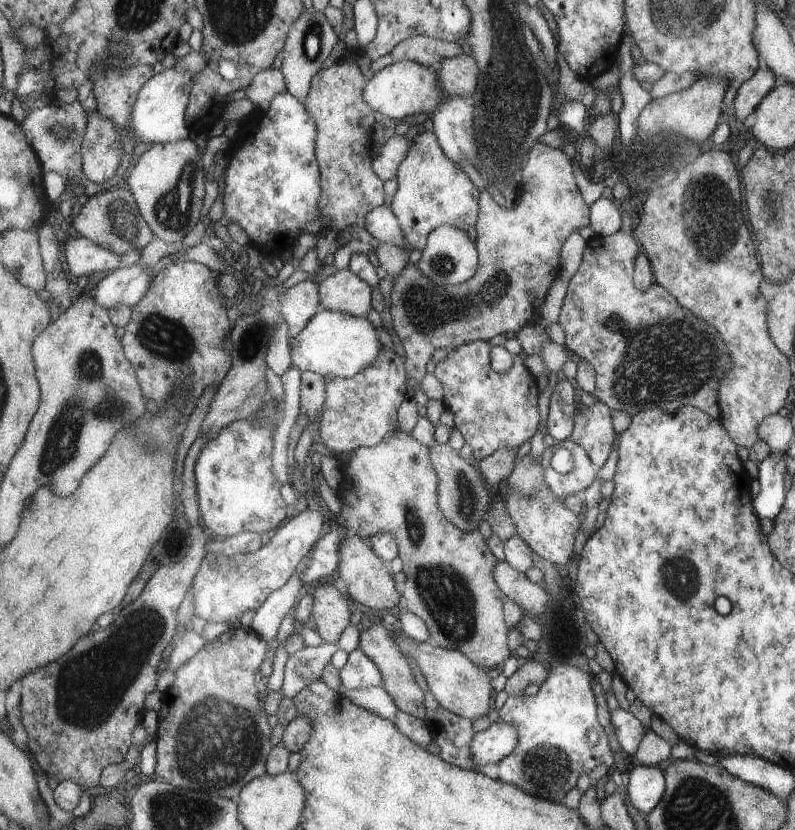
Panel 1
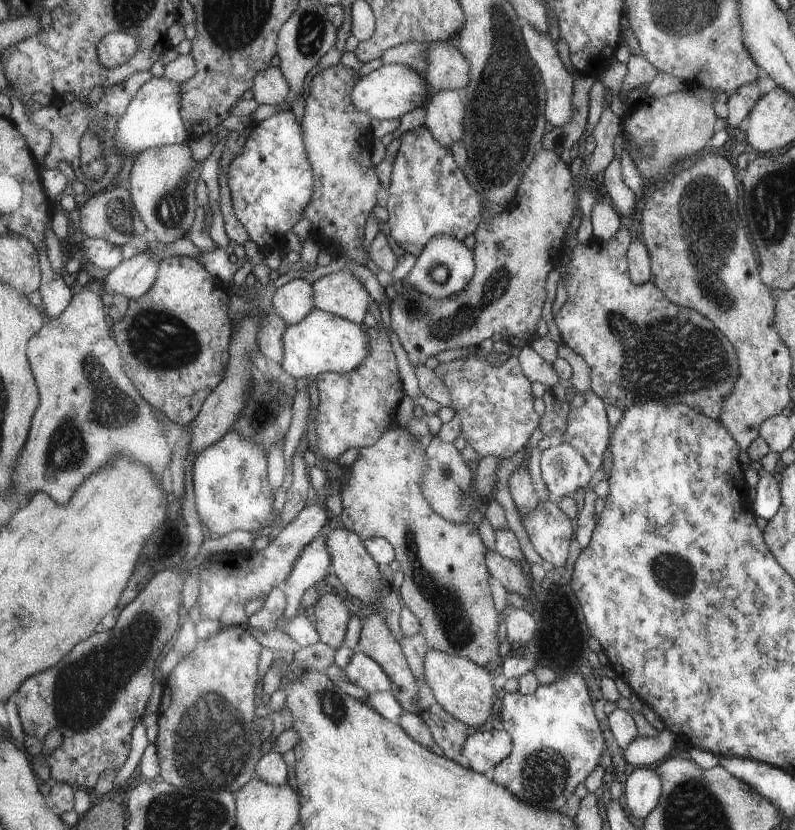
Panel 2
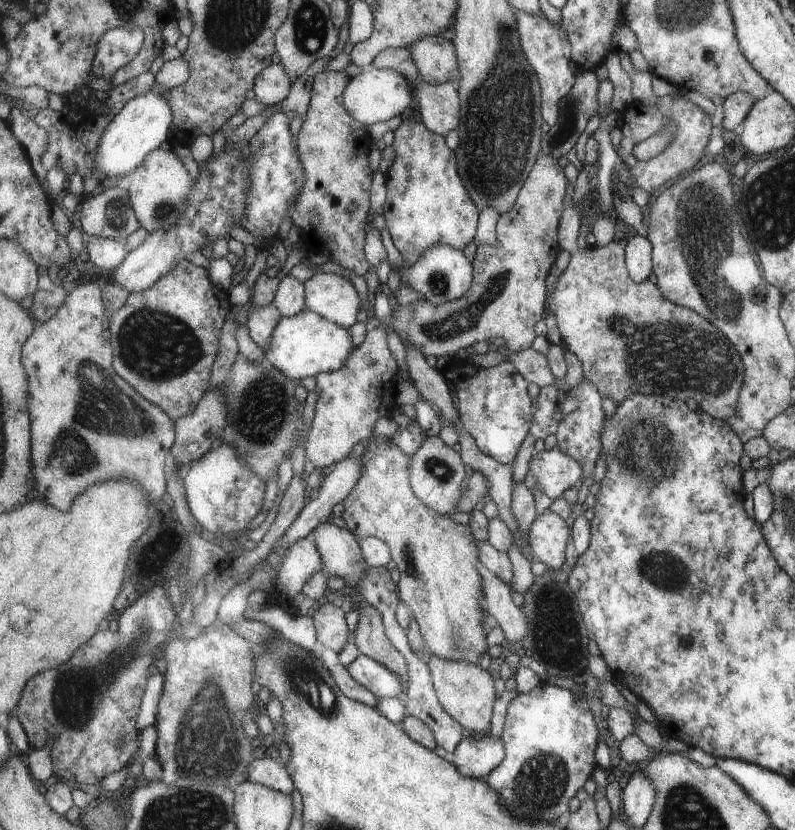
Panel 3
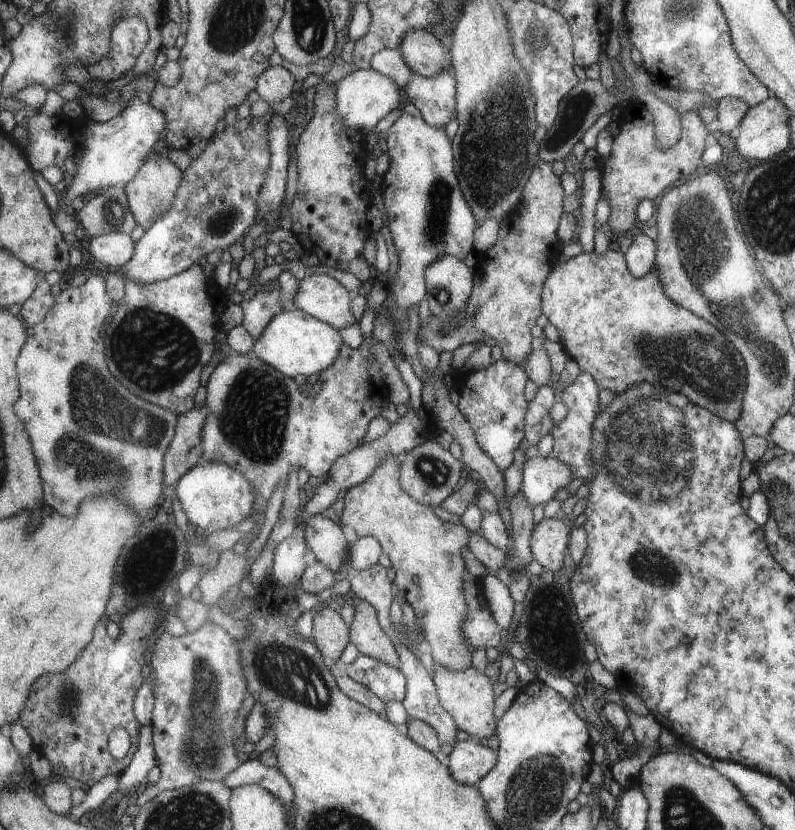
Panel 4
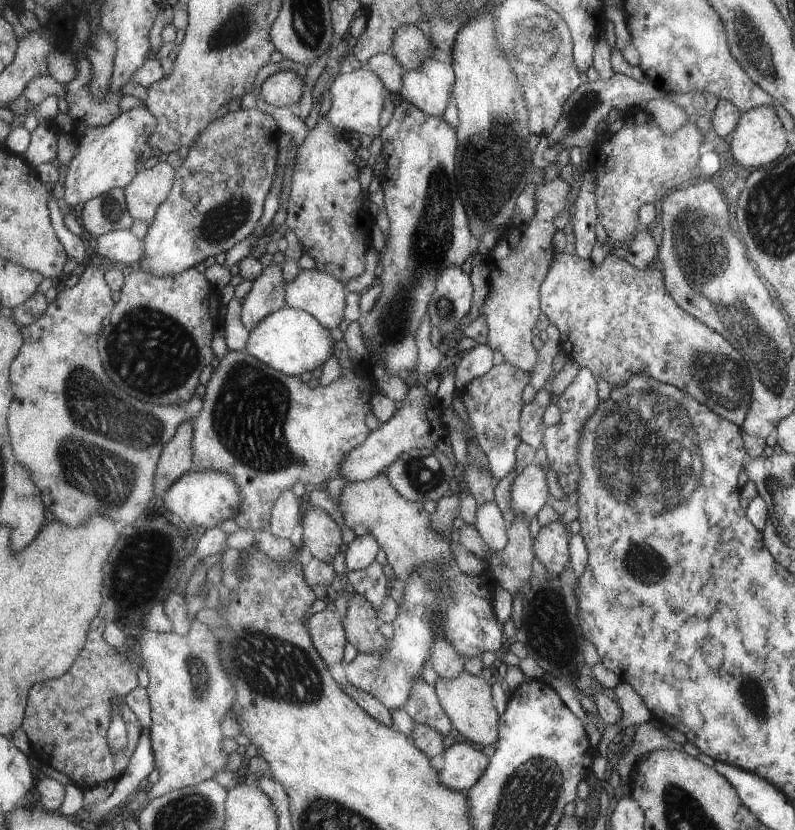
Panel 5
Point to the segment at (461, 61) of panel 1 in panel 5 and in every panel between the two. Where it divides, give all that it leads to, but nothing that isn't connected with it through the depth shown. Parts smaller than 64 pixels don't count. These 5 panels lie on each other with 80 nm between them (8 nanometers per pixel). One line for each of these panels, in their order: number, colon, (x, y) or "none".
2: (446, 68)
3: (434, 55)
4: (424, 52)
5: (410, 45)

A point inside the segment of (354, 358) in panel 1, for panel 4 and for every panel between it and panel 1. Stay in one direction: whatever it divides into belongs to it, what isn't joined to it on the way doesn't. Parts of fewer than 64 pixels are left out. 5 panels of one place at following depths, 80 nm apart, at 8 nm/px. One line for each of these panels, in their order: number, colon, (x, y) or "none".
2: (324, 342)
3: (307, 344)
4: (295, 342)

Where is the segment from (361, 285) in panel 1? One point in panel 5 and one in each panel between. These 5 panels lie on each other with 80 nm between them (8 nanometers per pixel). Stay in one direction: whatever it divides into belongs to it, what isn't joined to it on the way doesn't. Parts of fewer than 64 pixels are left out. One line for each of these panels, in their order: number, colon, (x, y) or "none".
2: (339, 293)
3: (330, 295)
4: (324, 297)
5: (320, 294)

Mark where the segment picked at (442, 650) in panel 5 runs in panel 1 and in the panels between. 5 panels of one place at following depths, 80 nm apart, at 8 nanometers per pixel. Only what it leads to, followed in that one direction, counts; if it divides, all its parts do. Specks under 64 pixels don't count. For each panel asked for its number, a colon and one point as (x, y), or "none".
1: (391, 487)
2: (444, 585)
3: (438, 582)
4: (425, 552)

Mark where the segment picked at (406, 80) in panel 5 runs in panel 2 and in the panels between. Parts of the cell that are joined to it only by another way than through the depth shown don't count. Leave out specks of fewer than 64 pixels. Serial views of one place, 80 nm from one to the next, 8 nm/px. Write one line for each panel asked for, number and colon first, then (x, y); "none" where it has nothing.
2: (444, 112)
3: (438, 105)
4: (434, 96)

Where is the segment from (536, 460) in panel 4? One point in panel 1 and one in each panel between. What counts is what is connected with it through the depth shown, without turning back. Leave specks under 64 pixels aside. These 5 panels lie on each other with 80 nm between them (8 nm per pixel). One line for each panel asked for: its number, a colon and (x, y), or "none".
1: (582, 474)
2: (575, 472)
3: (555, 471)

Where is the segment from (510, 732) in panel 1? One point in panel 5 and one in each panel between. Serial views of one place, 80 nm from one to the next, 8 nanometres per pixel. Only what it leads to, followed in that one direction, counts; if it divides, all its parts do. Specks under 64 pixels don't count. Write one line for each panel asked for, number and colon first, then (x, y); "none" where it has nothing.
2: (482, 750)
3: (476, 755)
4: (469, 760)
5: (464, 763)

